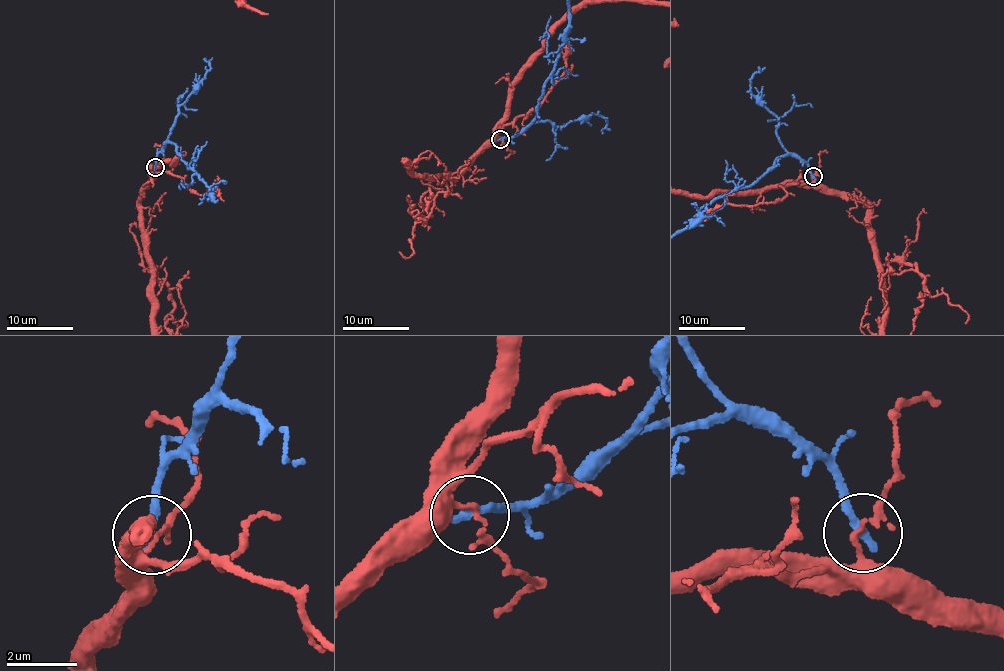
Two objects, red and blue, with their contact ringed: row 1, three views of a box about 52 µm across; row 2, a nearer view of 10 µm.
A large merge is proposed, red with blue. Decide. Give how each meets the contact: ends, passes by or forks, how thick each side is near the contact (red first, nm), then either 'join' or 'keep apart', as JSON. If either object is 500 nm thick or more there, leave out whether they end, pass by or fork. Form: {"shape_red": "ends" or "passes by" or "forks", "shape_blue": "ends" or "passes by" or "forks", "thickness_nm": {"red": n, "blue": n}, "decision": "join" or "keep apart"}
{"shape_red": "forks", "shape_blue": "ends", "thickness_nm": {"red": 130, "blue": 280}, "decision": "keep apart"}

